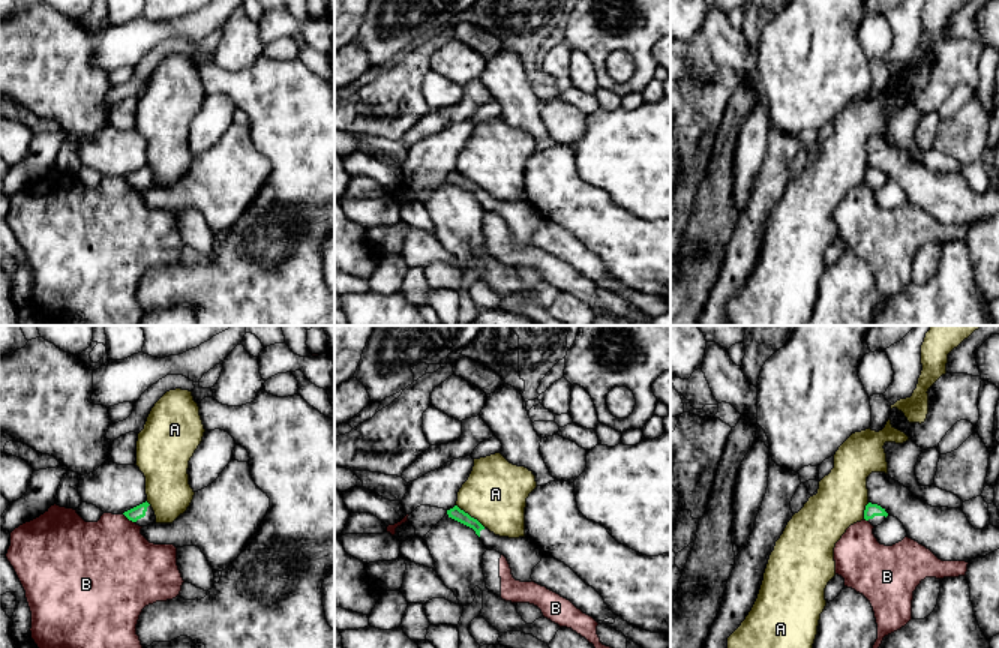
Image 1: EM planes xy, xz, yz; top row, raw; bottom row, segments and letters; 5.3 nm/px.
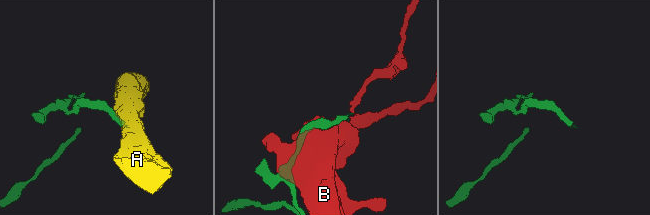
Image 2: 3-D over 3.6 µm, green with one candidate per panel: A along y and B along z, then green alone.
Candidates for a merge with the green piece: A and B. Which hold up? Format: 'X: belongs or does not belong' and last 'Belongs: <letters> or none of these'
A: does not belong
B: does not belong
Belongs: none of these

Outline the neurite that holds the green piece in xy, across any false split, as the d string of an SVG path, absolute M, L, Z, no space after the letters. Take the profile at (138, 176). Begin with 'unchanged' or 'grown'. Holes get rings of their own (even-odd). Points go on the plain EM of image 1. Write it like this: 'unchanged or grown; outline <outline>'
grown; outline M146 165L128 176L123 177L129 184L135 186L140 190L147 190L156 188L156 180L152 170Z

